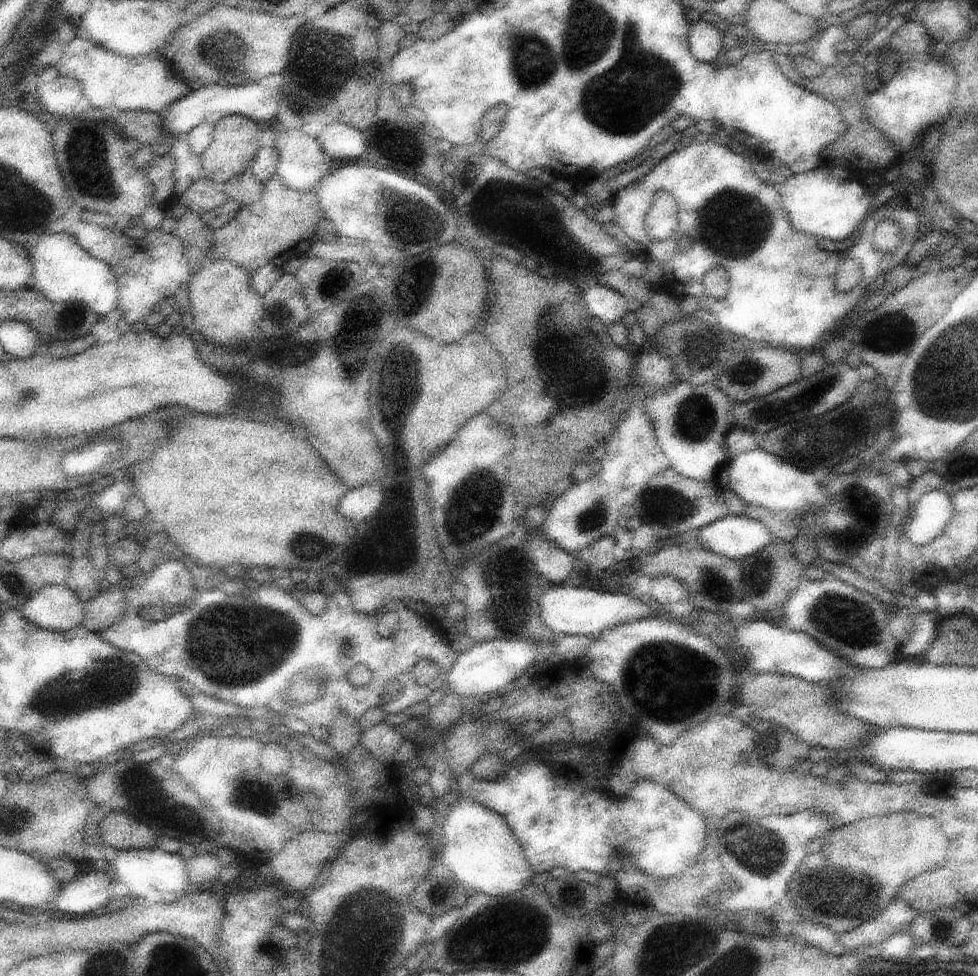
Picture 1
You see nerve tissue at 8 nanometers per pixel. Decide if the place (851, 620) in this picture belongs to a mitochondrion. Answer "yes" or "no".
yes

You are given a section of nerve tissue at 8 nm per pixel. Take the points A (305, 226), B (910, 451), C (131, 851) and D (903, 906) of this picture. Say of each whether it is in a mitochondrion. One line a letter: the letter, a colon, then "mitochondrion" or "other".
A: other
B: other
C: other
D: other

